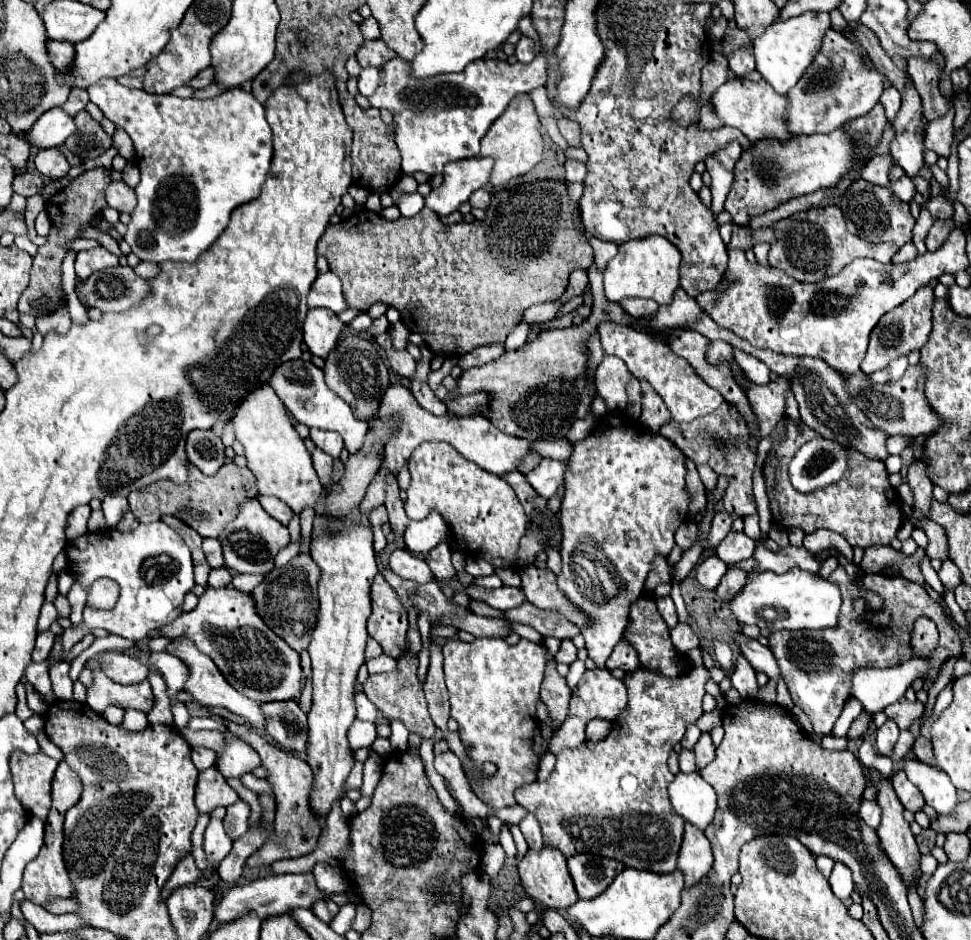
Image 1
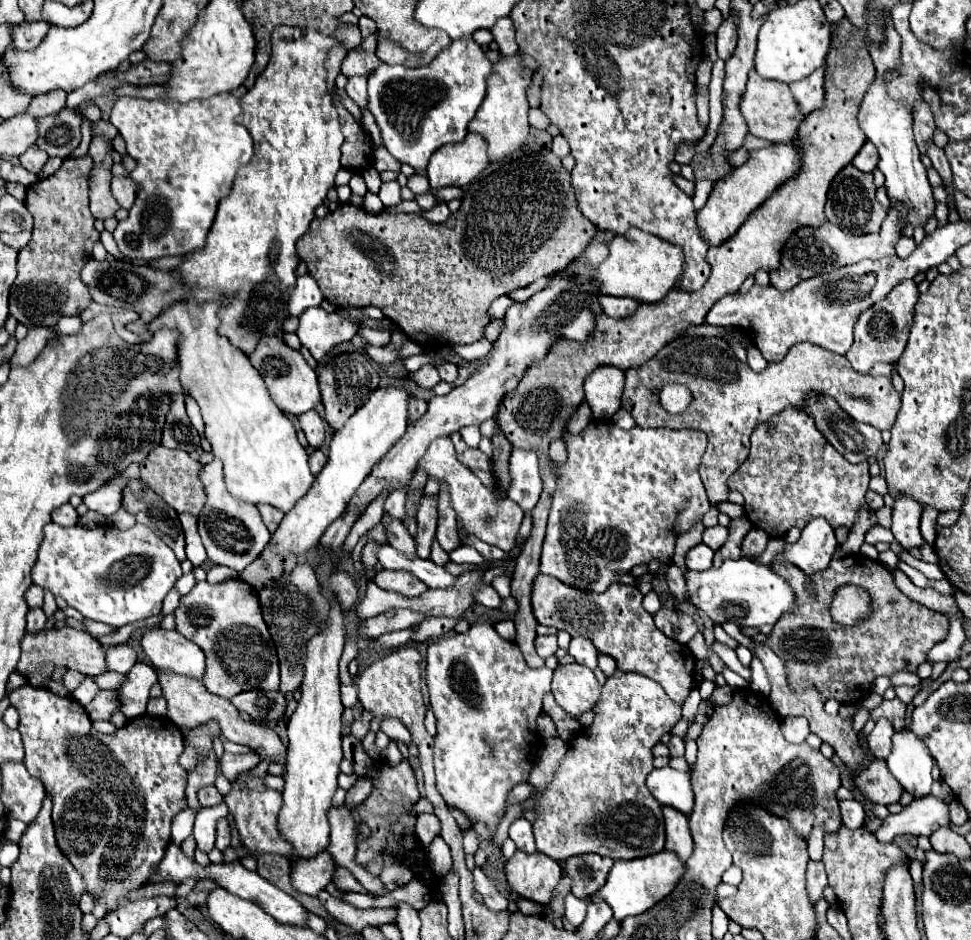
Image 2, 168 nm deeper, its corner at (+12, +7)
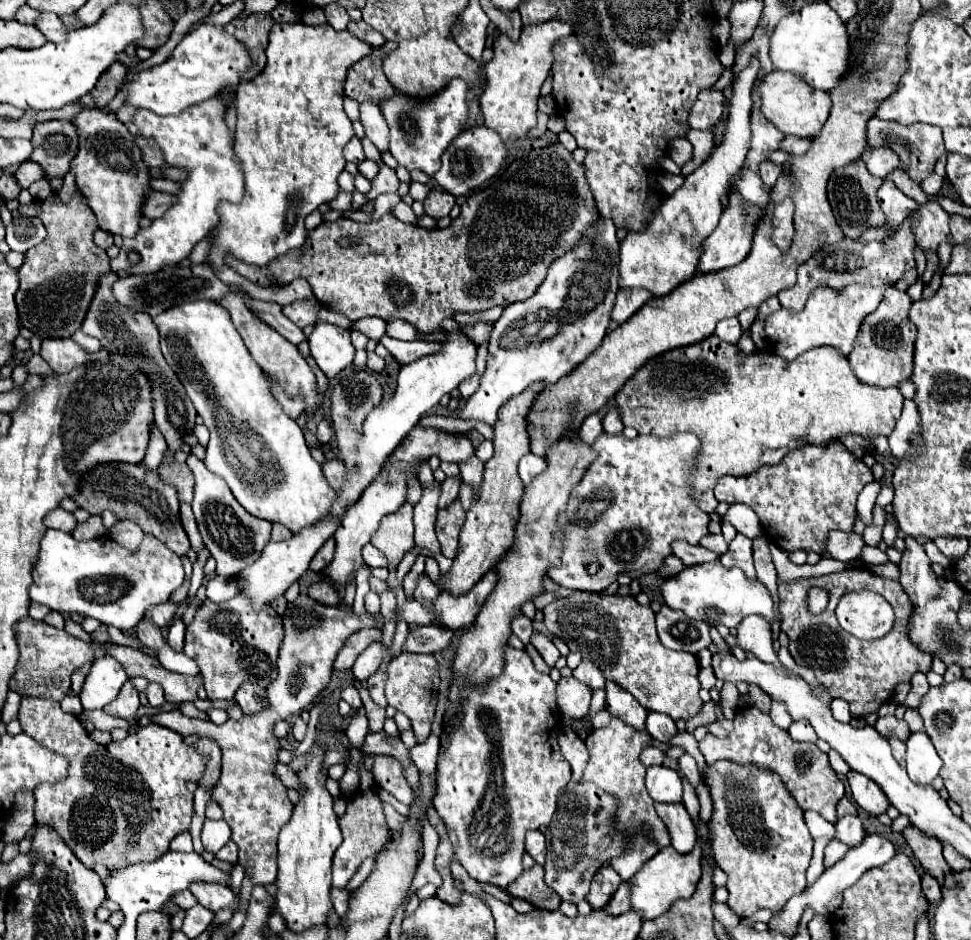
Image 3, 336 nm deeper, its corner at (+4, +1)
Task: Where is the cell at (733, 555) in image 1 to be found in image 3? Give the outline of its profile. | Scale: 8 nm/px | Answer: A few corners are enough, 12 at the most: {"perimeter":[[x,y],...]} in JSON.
{"perimeter":[[720,535],[702,537],[700,545],[716,555],[728,551],[728,543]]}

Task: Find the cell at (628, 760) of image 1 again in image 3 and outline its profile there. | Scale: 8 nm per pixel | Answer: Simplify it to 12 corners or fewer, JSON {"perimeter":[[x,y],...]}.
{"perimeter":[[616,717],[586,737],[582,781],[620,799],[622,879],[670,845],[638,759],[652,737]]}

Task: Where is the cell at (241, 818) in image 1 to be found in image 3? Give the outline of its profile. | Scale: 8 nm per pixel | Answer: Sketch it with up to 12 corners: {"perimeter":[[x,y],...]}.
{"perimeter":[[228,841],[216,859],[234,865],[238,859],[238,849],[234,841]]}

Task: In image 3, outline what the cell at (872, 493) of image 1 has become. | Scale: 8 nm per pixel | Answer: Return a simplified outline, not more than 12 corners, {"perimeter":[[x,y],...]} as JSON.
{"perimeter":[[840,441],[722,477],[790,553],[852,531],[870,467]]}

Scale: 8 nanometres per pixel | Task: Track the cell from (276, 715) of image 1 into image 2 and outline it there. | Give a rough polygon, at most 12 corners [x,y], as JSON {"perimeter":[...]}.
{"perimeter":[[244,691],[230,699],[238,711],[270,725],[284,719],[278,691]]}

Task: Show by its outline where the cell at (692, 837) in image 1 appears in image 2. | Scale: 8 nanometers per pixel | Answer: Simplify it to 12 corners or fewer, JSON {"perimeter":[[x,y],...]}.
{"perimeter":[[664,807],[666,849],[682,863],[692,855],[688,817]]}

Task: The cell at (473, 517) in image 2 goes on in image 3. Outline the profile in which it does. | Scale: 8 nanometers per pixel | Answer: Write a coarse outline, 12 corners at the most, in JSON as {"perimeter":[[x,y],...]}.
{"perimeter":[[478,457],[460,463],[462,481],[480,487],[484,463]]}

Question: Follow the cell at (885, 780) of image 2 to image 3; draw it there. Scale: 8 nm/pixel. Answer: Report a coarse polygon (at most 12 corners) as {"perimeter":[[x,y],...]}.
{"perimeter":[[848,771],[852,799],[870,815],[890,803],[872,779]]}

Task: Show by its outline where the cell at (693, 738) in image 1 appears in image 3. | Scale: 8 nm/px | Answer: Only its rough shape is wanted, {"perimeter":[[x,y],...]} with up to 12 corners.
{"perimeter":[[684,753],[678,763],[690,785],[700,785],[700,773],[692,755]]}

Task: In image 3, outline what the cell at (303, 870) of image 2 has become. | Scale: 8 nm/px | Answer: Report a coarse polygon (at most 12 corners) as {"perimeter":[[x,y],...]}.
{"perimeter":[[378,789],[344,795],[332,887],[346,887],[390,833]]}

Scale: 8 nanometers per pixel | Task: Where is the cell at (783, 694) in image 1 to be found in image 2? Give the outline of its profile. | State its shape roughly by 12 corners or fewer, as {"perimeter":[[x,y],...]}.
{"perimeter":[[727,621],[723,629],[728,635],[752,651],[751,638],[739,626]]}

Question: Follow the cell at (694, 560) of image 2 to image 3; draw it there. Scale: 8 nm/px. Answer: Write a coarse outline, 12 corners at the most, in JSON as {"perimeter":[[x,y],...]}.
{"perimeter":[[674,541],[674,555],[688,567],[710,563],[716,553]]}

